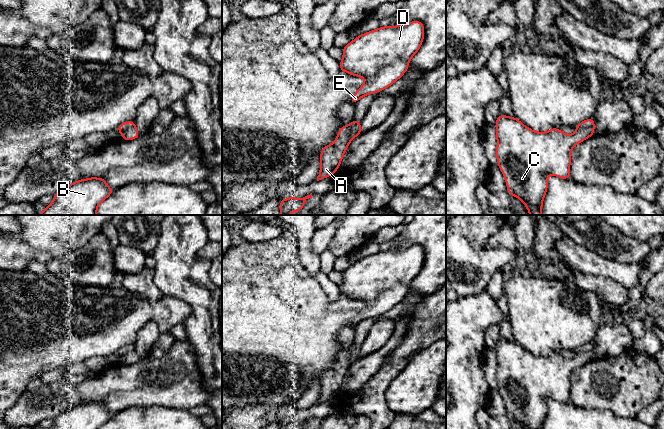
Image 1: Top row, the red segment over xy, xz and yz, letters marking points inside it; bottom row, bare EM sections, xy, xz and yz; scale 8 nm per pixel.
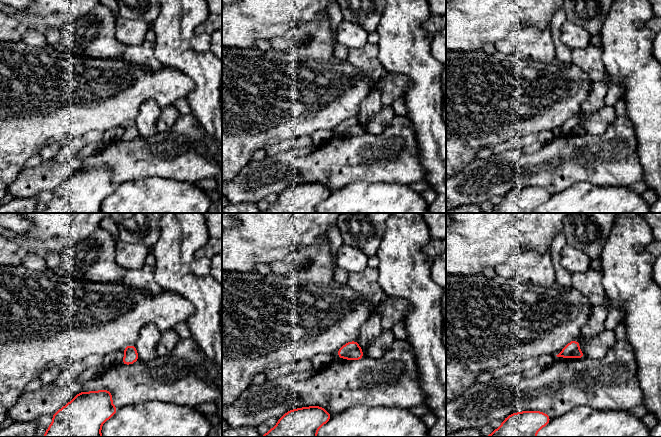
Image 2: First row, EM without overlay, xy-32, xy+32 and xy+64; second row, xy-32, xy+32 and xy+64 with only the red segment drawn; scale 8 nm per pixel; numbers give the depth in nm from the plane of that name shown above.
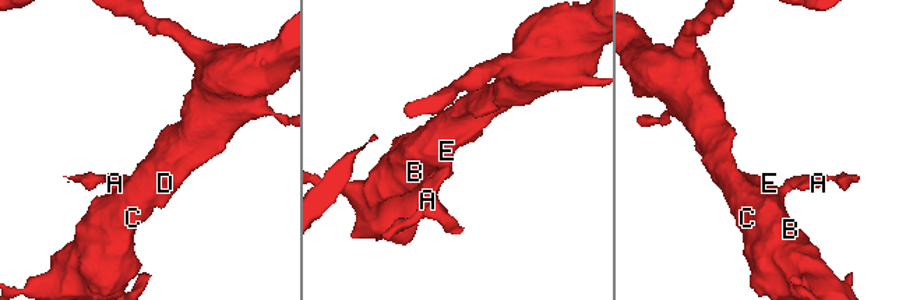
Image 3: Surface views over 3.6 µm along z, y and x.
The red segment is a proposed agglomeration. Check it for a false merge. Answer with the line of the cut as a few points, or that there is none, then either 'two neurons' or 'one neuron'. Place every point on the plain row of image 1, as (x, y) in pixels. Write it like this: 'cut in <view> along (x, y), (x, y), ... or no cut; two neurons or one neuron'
cut in yz along (576, 351), (590, 351), (593, 354); two neurons

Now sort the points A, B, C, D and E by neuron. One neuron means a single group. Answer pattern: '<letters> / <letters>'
A / B C D E

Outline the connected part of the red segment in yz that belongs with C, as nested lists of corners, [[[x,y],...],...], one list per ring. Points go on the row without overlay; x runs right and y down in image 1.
[[[499,338],[495,350],[497,388],[506,404],[507,415],[525,429],[543,428],[548,399],[571,403],[569,392],[573,371],[595,358],[592,352],[576,352],[573,359],[567,359],[558,352],[551,352],[548,356],[535,356],[516,341],[503,338]]]

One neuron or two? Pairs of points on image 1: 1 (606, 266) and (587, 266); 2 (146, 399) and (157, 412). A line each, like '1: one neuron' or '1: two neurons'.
1: one neuron
2: two neurons

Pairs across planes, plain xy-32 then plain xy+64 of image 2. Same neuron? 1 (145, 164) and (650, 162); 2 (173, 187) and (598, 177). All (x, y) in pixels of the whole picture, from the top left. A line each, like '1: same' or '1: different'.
1: different
2: different

